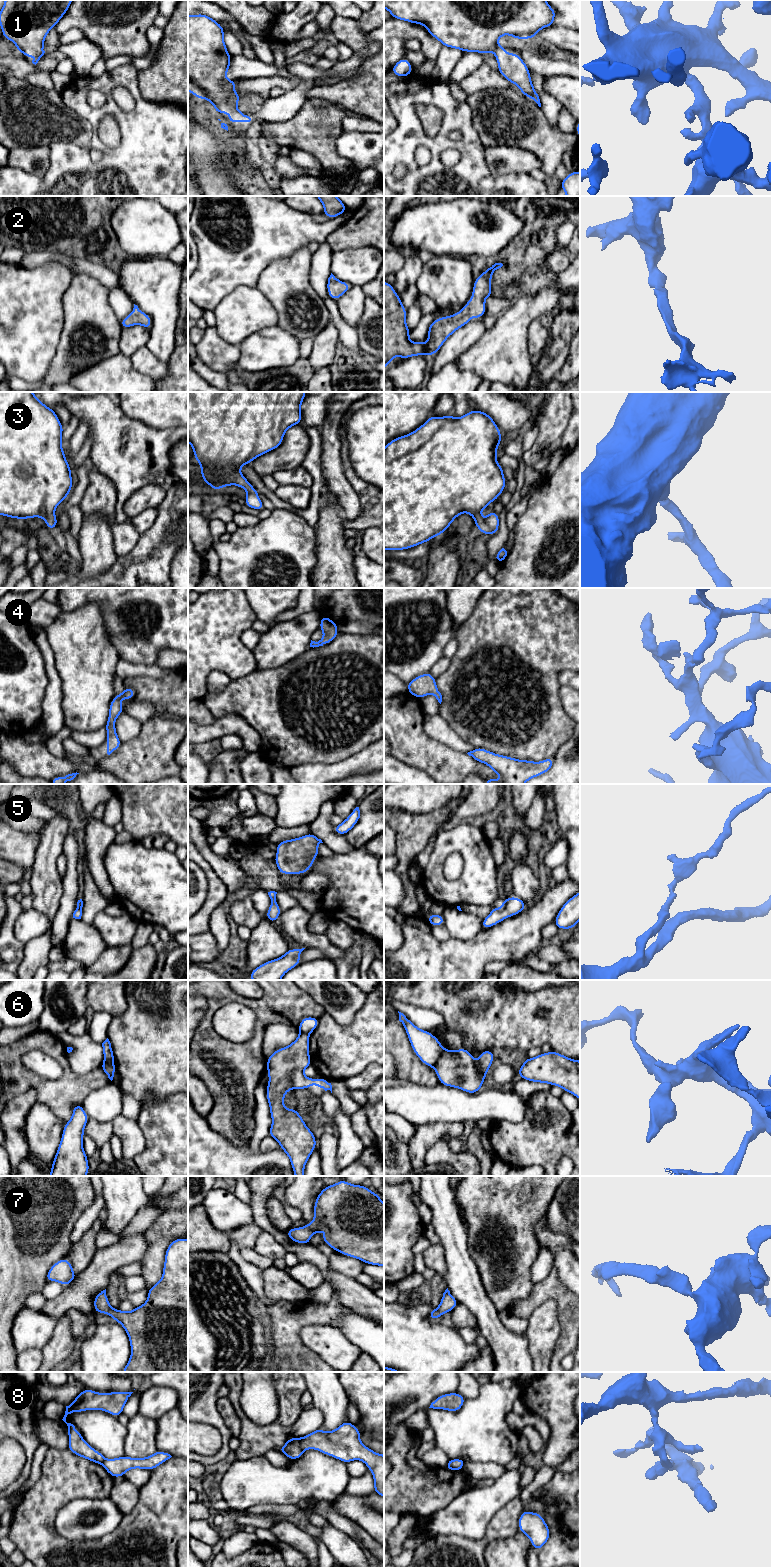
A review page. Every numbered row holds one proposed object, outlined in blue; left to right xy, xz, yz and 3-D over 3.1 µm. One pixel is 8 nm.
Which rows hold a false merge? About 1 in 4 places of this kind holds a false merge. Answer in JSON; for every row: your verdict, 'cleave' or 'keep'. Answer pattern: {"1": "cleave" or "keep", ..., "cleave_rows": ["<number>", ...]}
{"1": "keep", "2": "keep", "3": "keep", "4": "keep", "5": "keep", "6": "cleave", "7": "keep", "8": "cleave", "cleave_rows": ["6", "8"]}

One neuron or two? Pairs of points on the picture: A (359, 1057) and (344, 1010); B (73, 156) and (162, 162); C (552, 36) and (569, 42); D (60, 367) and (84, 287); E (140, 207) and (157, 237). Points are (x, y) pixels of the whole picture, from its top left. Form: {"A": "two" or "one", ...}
{"A": "two", "B": "one", "C": "one", "D": "one", "E": "one"}

